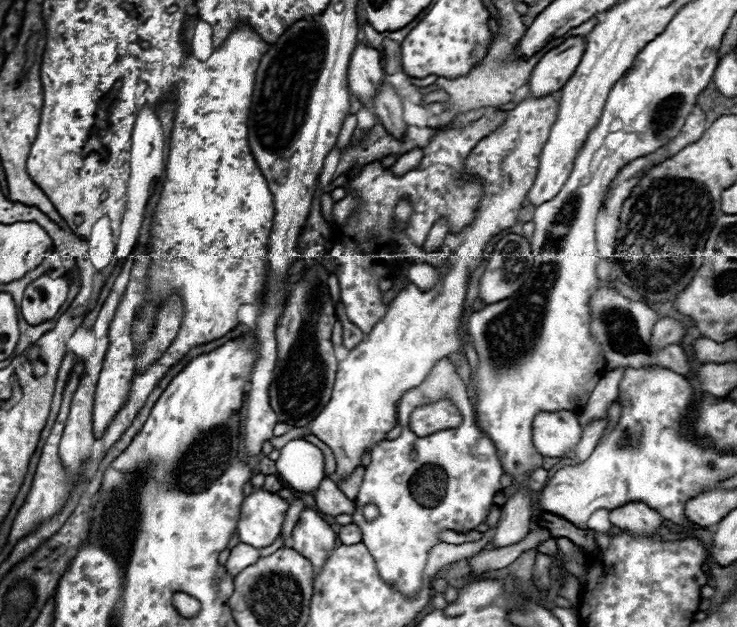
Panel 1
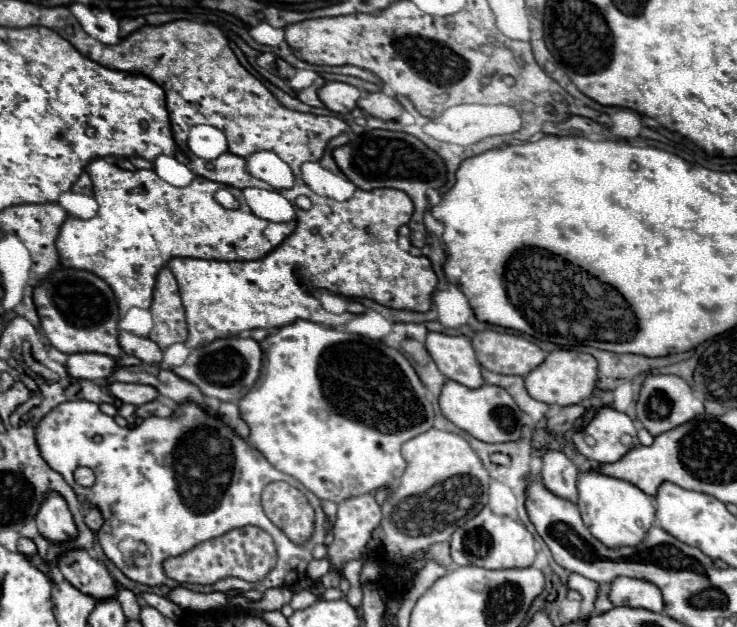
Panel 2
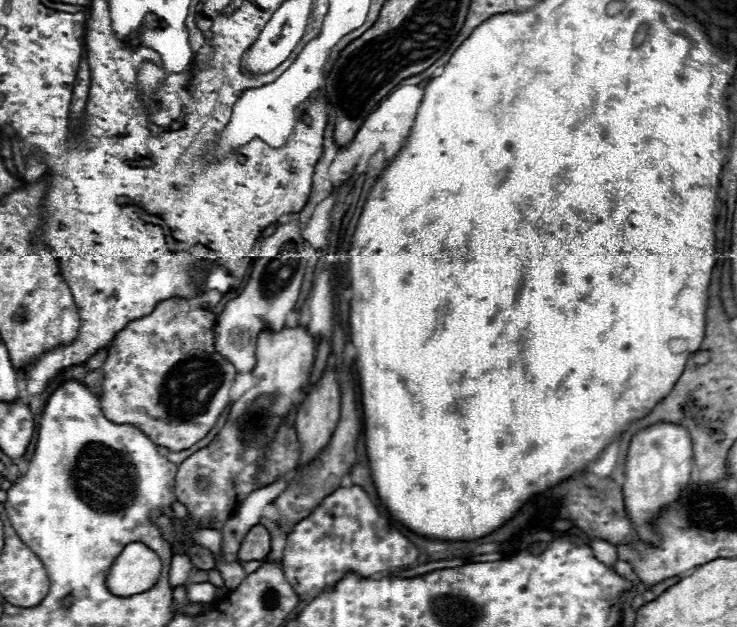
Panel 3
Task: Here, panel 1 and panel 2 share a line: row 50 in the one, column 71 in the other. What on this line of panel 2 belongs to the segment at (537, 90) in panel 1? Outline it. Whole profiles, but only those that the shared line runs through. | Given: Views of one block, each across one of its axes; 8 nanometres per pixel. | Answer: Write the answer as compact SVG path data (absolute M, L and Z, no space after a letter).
M70 550L60 554L56 566L62 576L80 592L96 600L116 596L116 586L110 572L100 560L94 560L86 550Z

